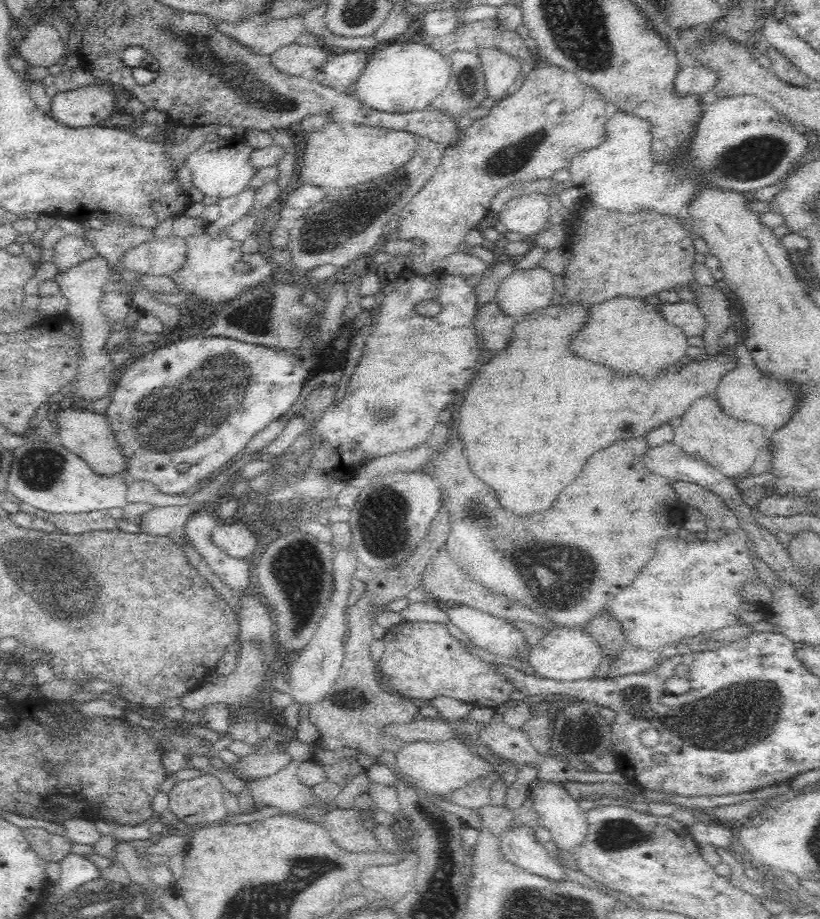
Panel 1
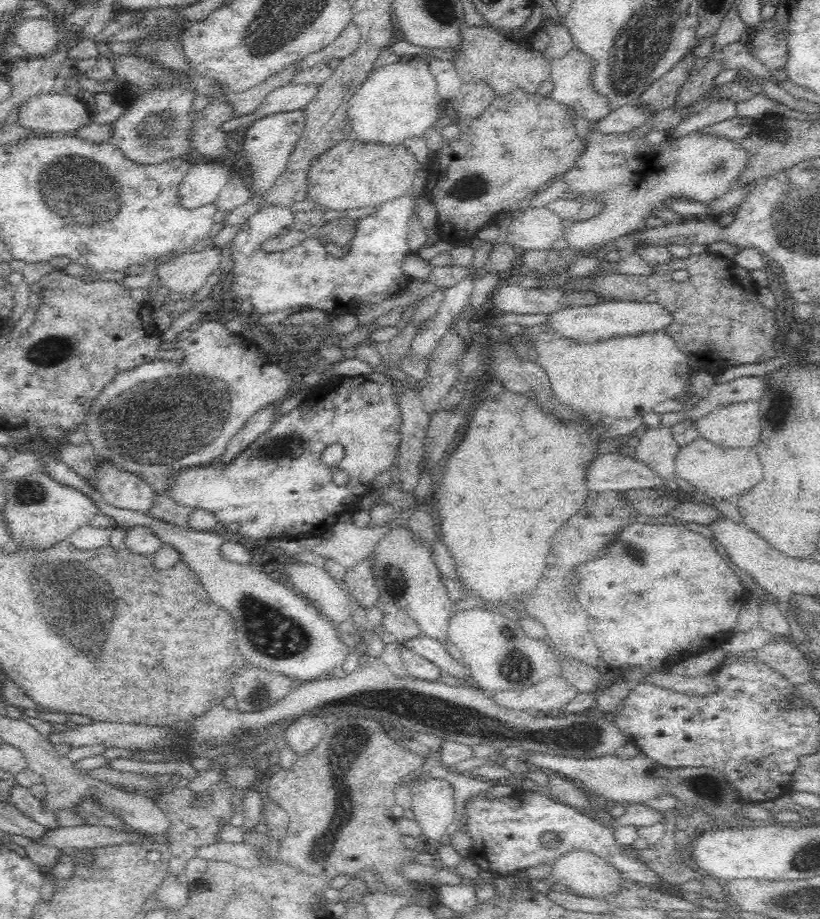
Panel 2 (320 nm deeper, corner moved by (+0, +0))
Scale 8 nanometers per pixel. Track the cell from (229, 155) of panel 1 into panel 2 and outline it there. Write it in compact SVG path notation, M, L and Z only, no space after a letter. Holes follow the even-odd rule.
M194 163L178 186L179 204L188 210L212 205L230 176L231 167L217 163Z

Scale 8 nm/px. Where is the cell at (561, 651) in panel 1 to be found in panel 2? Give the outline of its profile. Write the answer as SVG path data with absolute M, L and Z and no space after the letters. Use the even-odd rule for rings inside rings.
M562 675L546 678L544 682L522 691L500 691L490 694L494 703L504 709L527 711L535 708L541 716L560 715L577 692Z

